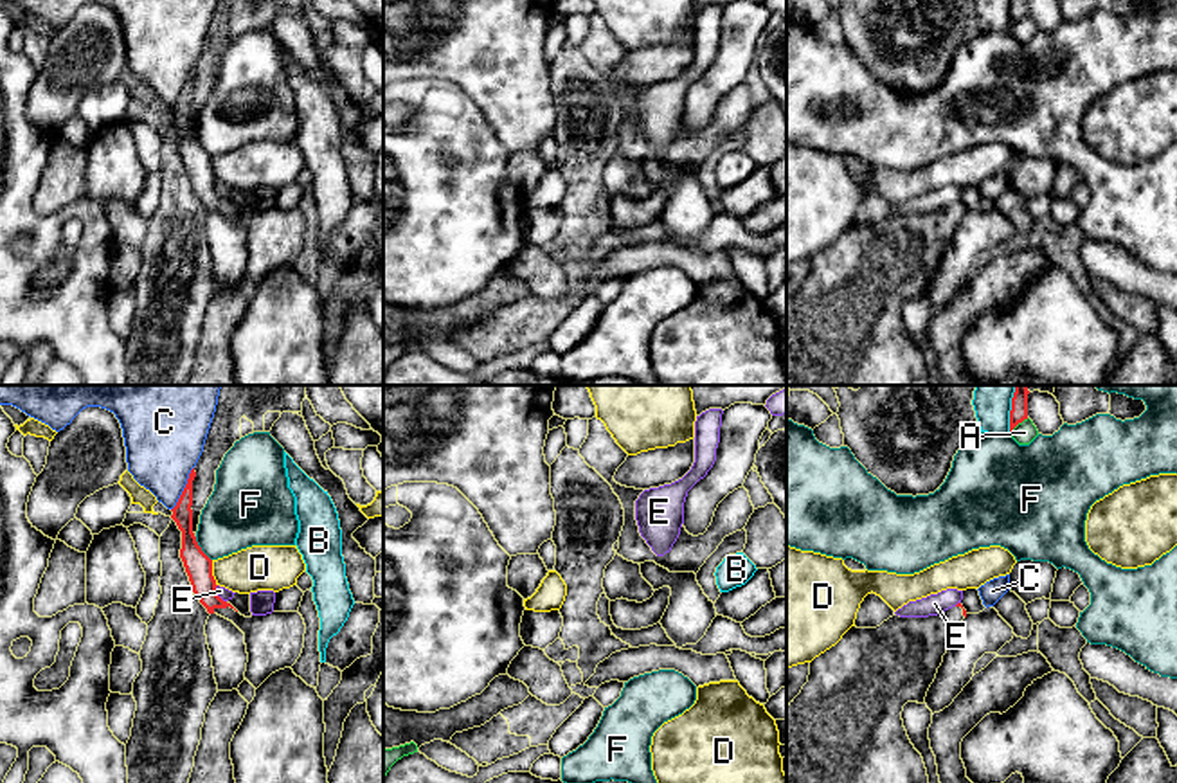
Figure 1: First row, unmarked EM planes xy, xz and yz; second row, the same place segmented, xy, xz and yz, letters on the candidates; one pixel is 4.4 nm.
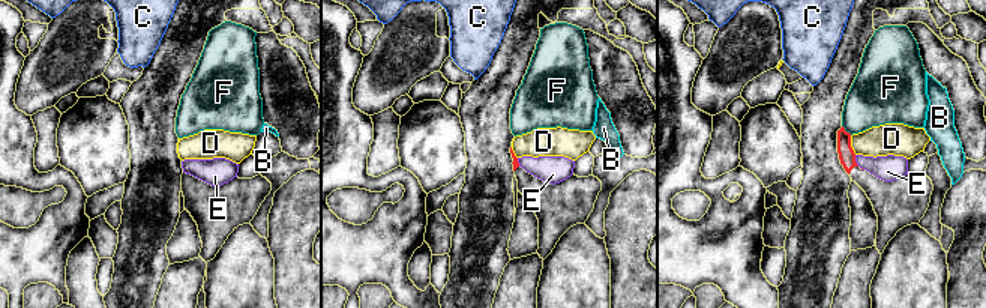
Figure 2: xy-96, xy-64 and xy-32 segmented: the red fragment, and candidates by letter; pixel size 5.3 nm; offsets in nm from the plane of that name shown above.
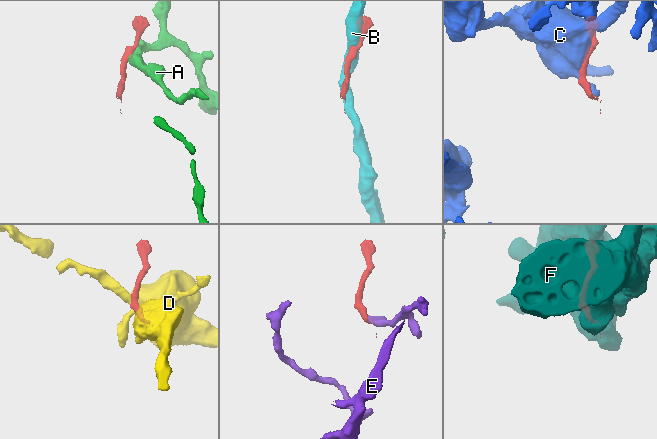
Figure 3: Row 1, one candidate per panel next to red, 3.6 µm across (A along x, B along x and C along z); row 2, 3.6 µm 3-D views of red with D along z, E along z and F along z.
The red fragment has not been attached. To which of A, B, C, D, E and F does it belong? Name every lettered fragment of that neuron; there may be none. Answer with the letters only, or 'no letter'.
no letter

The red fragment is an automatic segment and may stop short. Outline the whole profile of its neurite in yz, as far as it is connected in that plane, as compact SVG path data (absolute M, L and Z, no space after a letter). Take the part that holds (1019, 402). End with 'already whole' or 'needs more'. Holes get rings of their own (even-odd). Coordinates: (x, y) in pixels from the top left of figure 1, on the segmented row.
M1015 385L1015 392L1011 398L1011 410L1010 410L1010 432L1028 419L1028 391L1029 385Z; already whole

